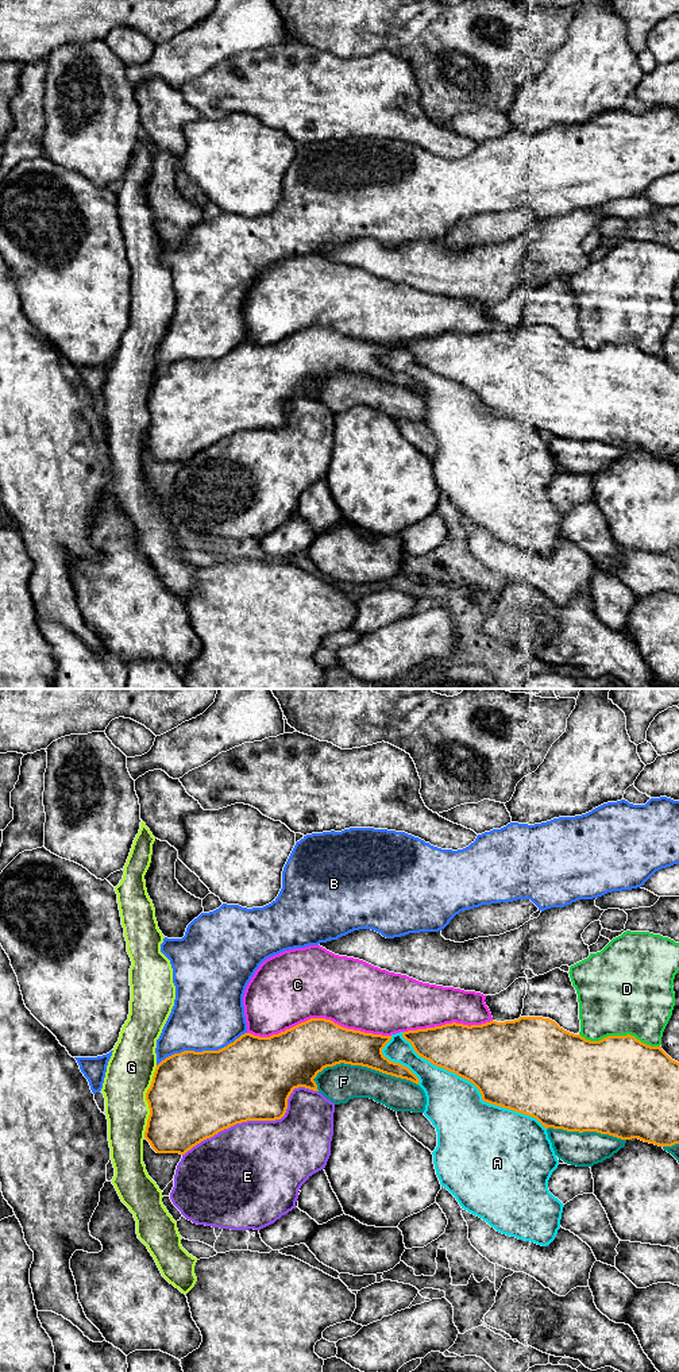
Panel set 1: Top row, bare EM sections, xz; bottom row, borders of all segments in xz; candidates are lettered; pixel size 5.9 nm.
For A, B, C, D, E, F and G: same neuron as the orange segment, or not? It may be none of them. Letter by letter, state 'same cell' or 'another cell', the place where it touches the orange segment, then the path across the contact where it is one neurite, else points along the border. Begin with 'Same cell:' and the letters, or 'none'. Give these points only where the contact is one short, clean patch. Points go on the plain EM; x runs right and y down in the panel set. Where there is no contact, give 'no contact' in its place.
Same cell: F
A: another cell; meets orange in xz at (474, 393)
B: another cell; meets orange in xz at (203, 359)
C: another cell; meets orange in xz at (319, 327)
D: another cell; meets orange in xz at (620, 345)
E: another cell; meets orange in xz at (257, 428)
F: same cell; meets orange in xz at (365, 374)
G: another cell; meets orange in xz at (147, 411)

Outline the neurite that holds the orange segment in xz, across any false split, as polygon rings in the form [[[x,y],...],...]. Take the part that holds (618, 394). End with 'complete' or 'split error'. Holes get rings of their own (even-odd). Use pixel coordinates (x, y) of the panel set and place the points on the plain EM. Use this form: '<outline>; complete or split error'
[[[543,325],[471,335],[452,331],[408,339],[402,346],[423,367],[471,390],[483,411],[536,427],[547,438],[555,463],[567,473],[593,475],[610,467],[632,447],[661,455],[679,471],[679,371],[661,355],[647,354],[630,343],[590,350]]]; split error

